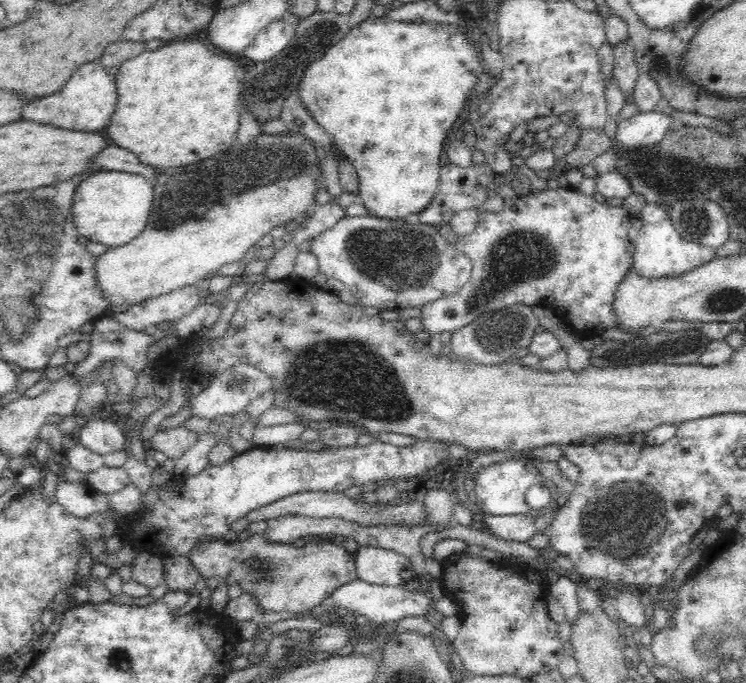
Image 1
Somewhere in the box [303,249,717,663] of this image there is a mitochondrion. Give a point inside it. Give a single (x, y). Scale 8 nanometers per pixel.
(622, 520)

